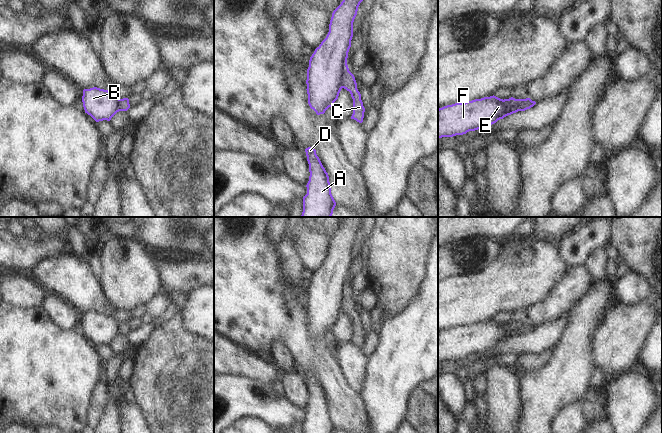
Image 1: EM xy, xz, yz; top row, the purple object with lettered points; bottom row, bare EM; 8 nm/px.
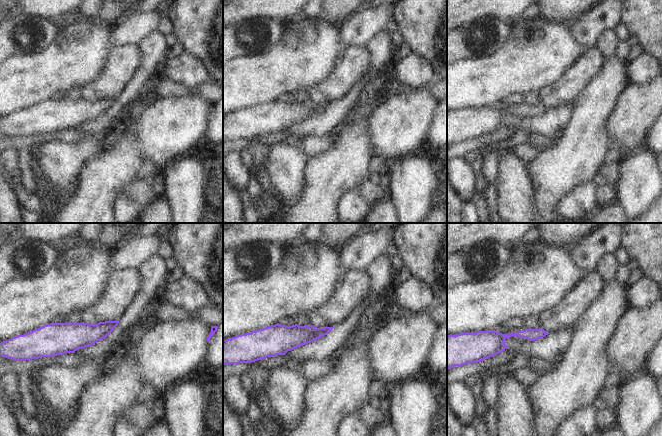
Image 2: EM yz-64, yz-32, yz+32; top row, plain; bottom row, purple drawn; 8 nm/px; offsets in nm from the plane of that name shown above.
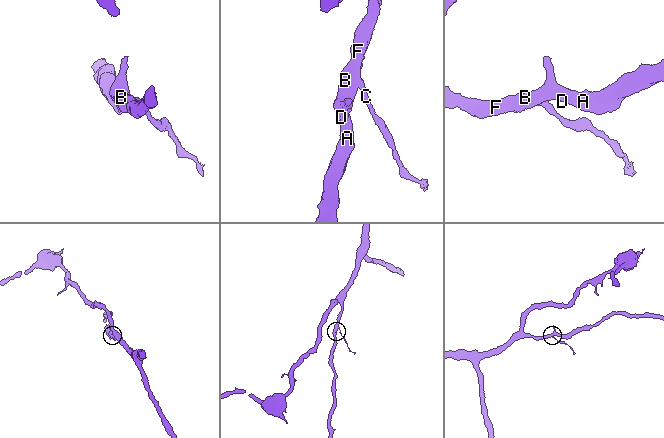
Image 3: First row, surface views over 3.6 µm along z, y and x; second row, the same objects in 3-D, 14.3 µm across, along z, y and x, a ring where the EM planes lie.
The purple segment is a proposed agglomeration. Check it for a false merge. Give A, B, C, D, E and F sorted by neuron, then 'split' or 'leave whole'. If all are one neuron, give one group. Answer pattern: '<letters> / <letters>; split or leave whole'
A B D E F / C; split

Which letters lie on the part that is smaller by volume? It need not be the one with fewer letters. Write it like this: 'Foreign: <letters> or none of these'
Foreign: C

